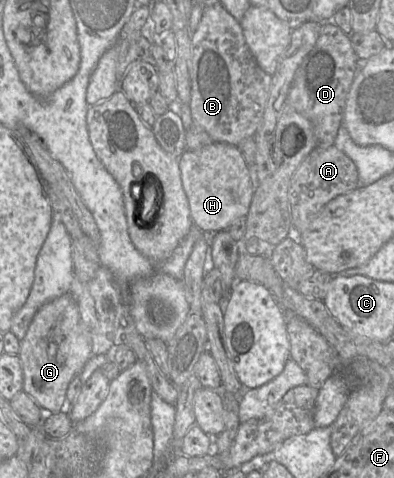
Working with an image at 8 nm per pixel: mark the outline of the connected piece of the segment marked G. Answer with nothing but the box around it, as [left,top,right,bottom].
[19,292,93,414]

